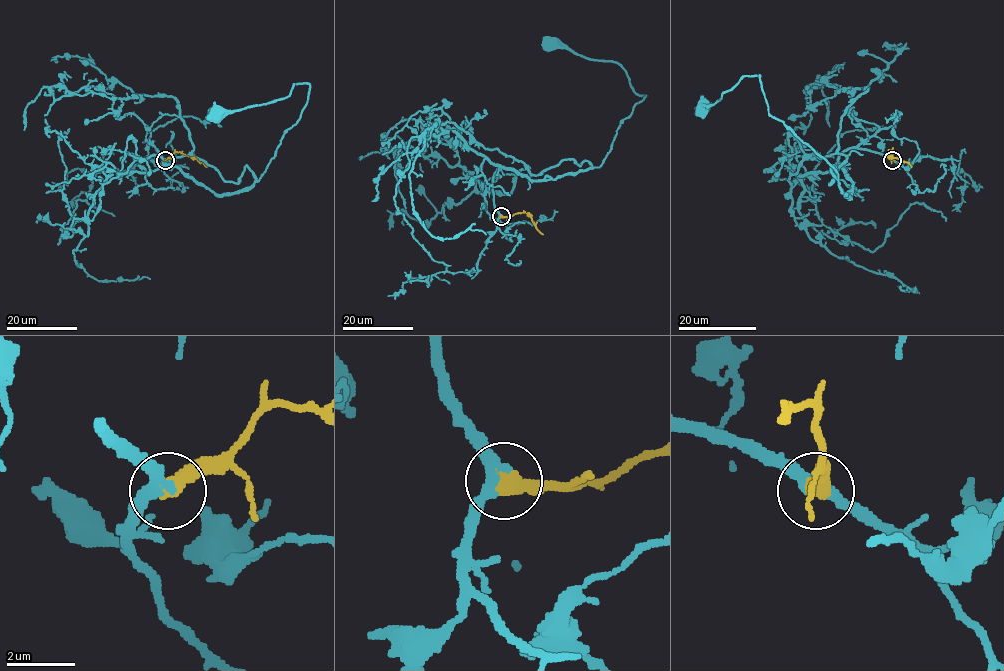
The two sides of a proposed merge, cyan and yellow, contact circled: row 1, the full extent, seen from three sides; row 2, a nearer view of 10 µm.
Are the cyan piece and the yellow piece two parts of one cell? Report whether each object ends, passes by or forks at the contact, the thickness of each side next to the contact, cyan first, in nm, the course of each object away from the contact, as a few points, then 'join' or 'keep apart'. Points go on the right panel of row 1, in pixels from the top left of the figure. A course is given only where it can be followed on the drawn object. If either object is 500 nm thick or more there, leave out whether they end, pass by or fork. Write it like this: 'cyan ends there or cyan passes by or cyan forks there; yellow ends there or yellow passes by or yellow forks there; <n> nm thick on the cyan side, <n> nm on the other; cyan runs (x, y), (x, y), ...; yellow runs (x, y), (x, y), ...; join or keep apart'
360 nm thick on the cyan side, 550 nm on the other; cyan runs (891, 160), (847, 148), (838, 163), (852, 182), (846, 195), (834, 169), (769, 113), (759, 75), (701, 110); yellow runs (891, 160), (891, 150), (888, 154), (912, 167); join

